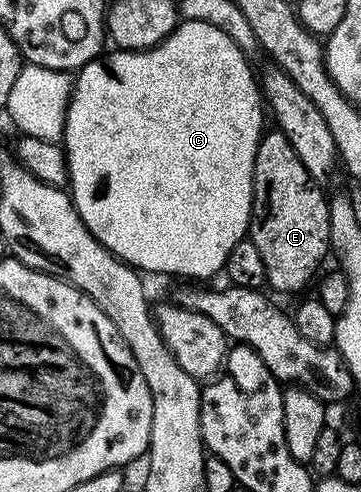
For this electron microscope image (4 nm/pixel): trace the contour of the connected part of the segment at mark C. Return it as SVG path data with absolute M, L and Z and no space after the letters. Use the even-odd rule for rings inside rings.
M184 19L162 40L156 48L146 48L144 52L112 51L112 56L104 55L88 62L78 69L71 89L71 101L67 104L67 117L63 127L61 147L67 154L67 178L69 195L79 211L81 222L119 260L131 265L140 273L160 272L163 276L192 276L192 281L207 282L210 276L224 271L229 258L229 250L237 246L247 235L251 226L251 199L253 198L253 166L257 158L259 137L265 131L265 101L261 95L261 84L251 73L248 54L237 47L229 34L223 33L209 22Z

